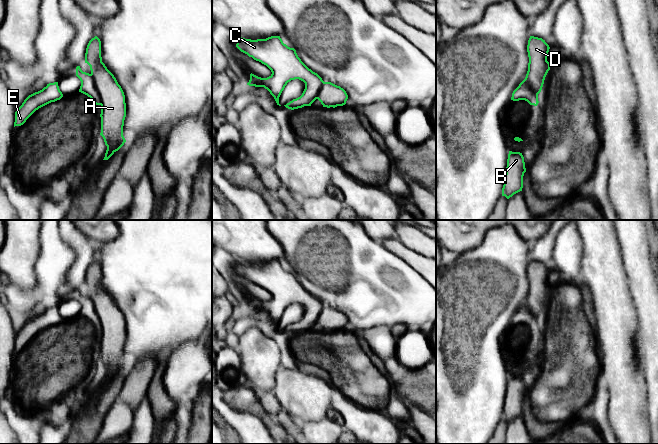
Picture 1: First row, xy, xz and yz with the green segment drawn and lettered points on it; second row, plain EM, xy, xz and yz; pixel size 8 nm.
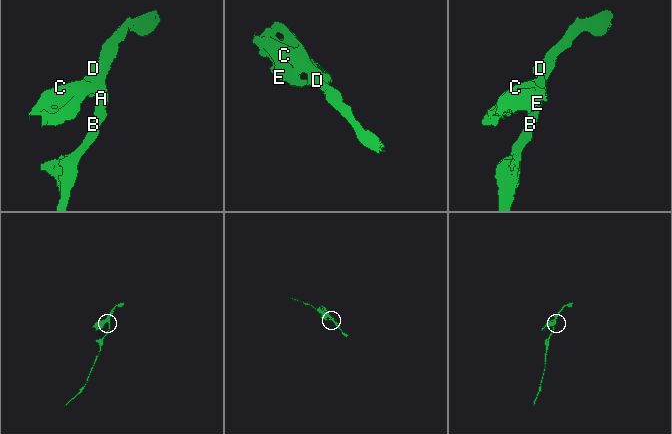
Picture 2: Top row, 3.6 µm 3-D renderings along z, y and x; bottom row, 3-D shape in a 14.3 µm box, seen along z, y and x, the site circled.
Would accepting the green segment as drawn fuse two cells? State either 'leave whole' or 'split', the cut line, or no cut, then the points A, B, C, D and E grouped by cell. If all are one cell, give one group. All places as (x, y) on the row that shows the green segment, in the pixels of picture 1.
split; cut in xy along (90, 74), (101, 104); A B D / C E

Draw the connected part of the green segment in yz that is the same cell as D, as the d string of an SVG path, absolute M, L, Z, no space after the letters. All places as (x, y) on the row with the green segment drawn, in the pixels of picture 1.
M530 36L527 45L528 71L524 80L537 96L541 92L545 77L550 70L551 64L547 61L549 49L545 40Z

